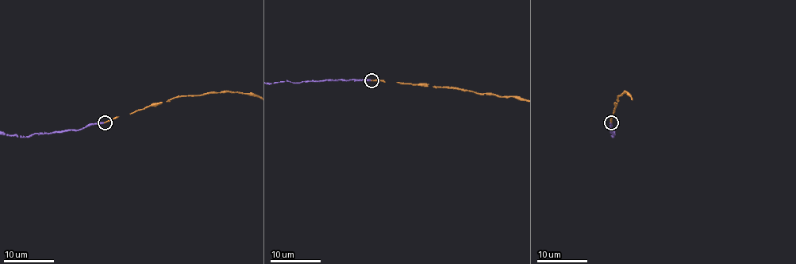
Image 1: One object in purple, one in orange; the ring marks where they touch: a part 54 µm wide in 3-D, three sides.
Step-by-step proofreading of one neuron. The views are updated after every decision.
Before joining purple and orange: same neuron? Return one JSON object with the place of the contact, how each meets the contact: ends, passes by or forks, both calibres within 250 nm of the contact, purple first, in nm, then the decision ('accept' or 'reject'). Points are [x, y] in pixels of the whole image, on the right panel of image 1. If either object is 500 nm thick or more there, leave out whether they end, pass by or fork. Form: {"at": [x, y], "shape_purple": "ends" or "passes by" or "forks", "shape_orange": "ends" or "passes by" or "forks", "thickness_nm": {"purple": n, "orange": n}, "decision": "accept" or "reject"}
{"at": [611, 122], "shape_purple": "ends", "shape_orange": "ends", "thickness_nm": {"purple": 300, "orange": 150}, "decision": "accept"}

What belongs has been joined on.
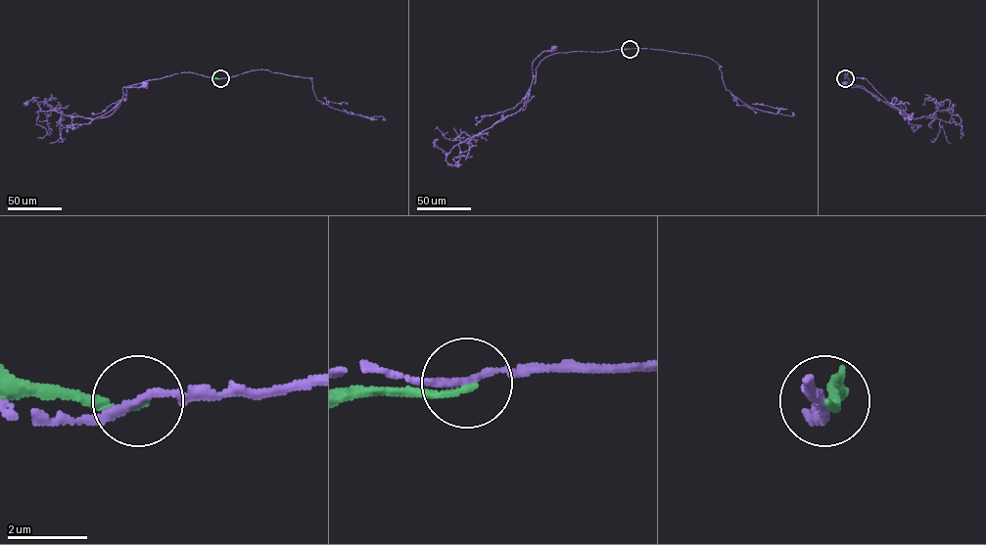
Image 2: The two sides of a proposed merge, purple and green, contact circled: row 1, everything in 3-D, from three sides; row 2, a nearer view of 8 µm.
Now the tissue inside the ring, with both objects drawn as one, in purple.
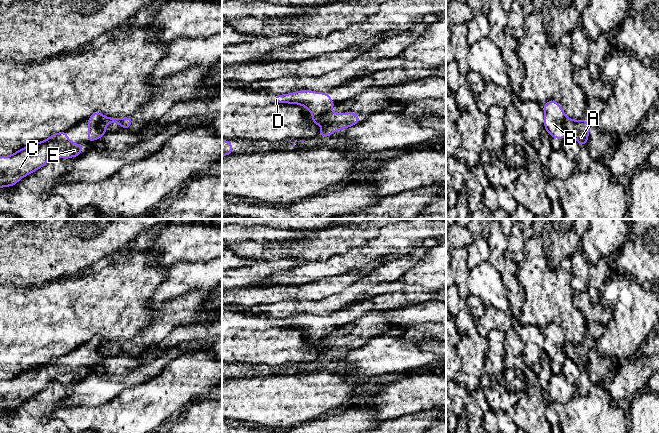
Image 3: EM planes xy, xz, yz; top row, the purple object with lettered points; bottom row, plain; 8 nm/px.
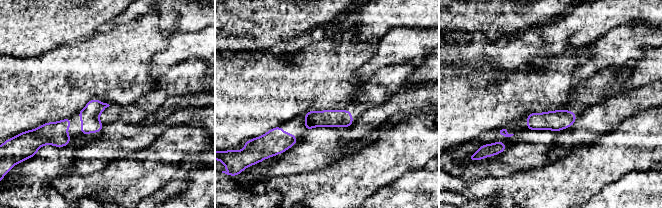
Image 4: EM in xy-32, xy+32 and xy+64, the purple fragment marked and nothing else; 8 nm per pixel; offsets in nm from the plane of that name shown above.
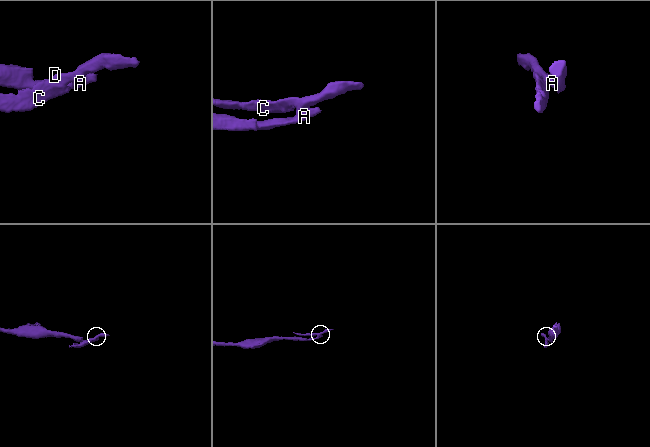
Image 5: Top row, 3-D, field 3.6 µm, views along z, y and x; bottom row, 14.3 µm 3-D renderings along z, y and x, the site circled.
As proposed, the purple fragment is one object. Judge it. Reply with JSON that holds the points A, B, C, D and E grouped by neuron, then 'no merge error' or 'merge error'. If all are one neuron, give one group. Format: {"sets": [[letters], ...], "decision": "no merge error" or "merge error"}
{"sets": [["A"], ["B", "C", "D", "E"]], "decision": "merge error"}

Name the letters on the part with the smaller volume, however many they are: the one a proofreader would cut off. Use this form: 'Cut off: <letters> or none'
Cut off: B, C, D, E

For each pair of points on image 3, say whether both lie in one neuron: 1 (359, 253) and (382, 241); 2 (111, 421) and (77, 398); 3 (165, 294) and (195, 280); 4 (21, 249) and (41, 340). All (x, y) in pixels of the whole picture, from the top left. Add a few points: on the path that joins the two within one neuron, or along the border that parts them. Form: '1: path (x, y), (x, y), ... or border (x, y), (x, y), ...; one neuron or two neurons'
1: path (365, 253), (370, 253), (376, 247); one neuron
2: border (111, 397), (96, 405), (65, 406); two neurons
3: path (172, 287), (181, 280), (188, 280); one neuron
4: border (52, 281), (43, 285), (10, 286); two neurons

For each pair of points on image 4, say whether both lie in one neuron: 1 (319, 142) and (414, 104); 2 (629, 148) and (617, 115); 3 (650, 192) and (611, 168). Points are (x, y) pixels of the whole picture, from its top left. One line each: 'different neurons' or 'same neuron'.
1: same neuron
2: different neurons
3: different neurons

